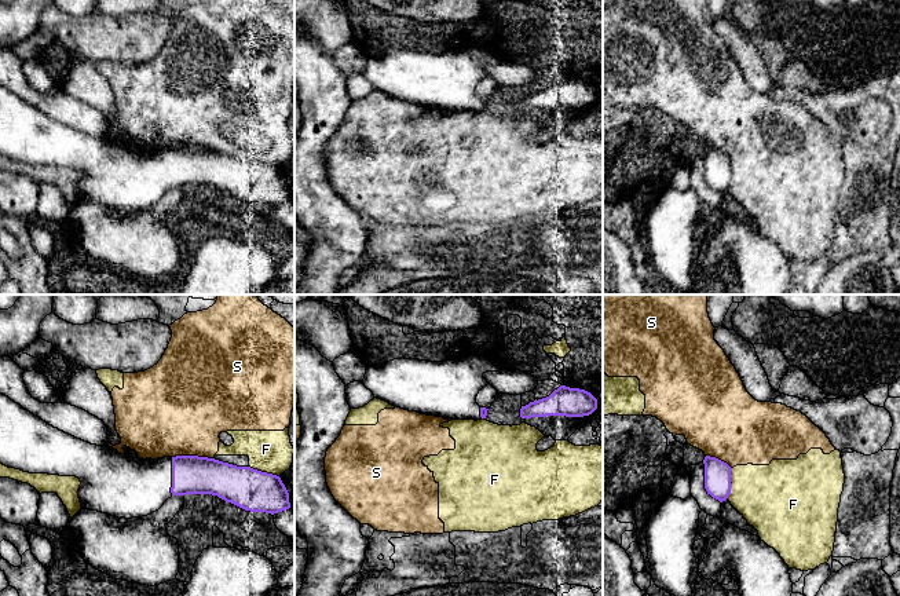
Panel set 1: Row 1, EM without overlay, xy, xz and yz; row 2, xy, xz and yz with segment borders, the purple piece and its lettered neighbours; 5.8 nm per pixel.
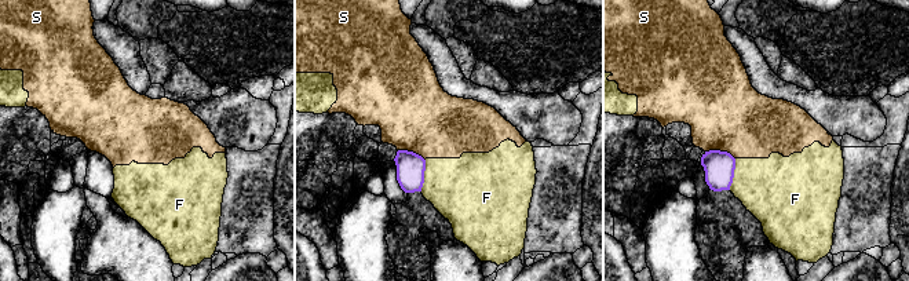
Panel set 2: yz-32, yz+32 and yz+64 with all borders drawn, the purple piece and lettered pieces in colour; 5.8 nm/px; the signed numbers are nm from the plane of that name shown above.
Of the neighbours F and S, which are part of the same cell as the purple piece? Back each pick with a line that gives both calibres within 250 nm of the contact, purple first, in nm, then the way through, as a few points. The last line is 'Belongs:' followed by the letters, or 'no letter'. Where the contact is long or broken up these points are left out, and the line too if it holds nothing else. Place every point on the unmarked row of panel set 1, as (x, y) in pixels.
Belongs: no letter

